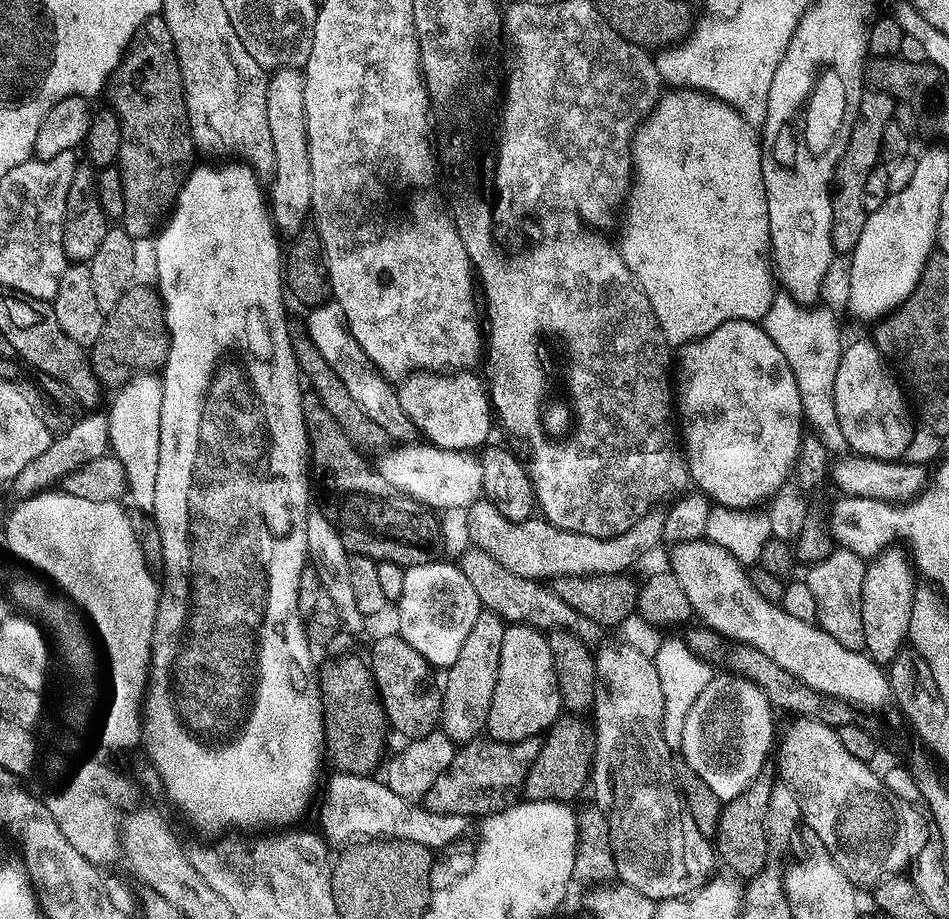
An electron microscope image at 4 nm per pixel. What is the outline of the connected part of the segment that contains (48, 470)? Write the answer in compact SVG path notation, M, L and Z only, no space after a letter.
M90 412L76 421L71 427L59 433L46 448L45 453L38 454L37 458L29 462L20 474L11 481L10 489L19 499L27 499L39 492L49 491L52 487L59 485L65 477L76 469L80 469L86 462L92 461L107 453L109 449L109 424L107 417L99 412Z

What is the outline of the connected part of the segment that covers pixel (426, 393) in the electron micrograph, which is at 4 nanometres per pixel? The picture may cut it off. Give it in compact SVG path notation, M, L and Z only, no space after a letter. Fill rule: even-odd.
M420 370L399 385L402 410L419 431L421 428L428 435L425 436L427 443L451 452L468 452L479 449L489 439L487 436L492 432L492 422L494 424L493 408L485 381L472 375L476 374L468 370L456 370L451 374Z

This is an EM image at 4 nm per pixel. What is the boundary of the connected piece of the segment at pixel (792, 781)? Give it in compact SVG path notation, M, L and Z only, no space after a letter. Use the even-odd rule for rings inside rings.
M796 718L792 721L784 737L781 740L779 737L774 760L780 763L779 779L790 785L798 798L803 823L822 838L822 846L826 846L832 861L853 884L875 886L889 874L903 873L930 839L930 824L925 813L920 813L910 801L900 797L903 795L886 787L883 775L879 771L876 773L869 761L854 758L854 754L842 746L835 727L817 719Z

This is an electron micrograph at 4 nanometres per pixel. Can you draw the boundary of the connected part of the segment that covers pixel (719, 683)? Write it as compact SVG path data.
M713 675L706 690L702 690L694 706L690 706L678 752L690 770L714 790L716 797L727 802L738 798L738 794L742 794L742 790L765 771L764 763L770 760L774 748L774 709L766 694L745 676L723 675Z

